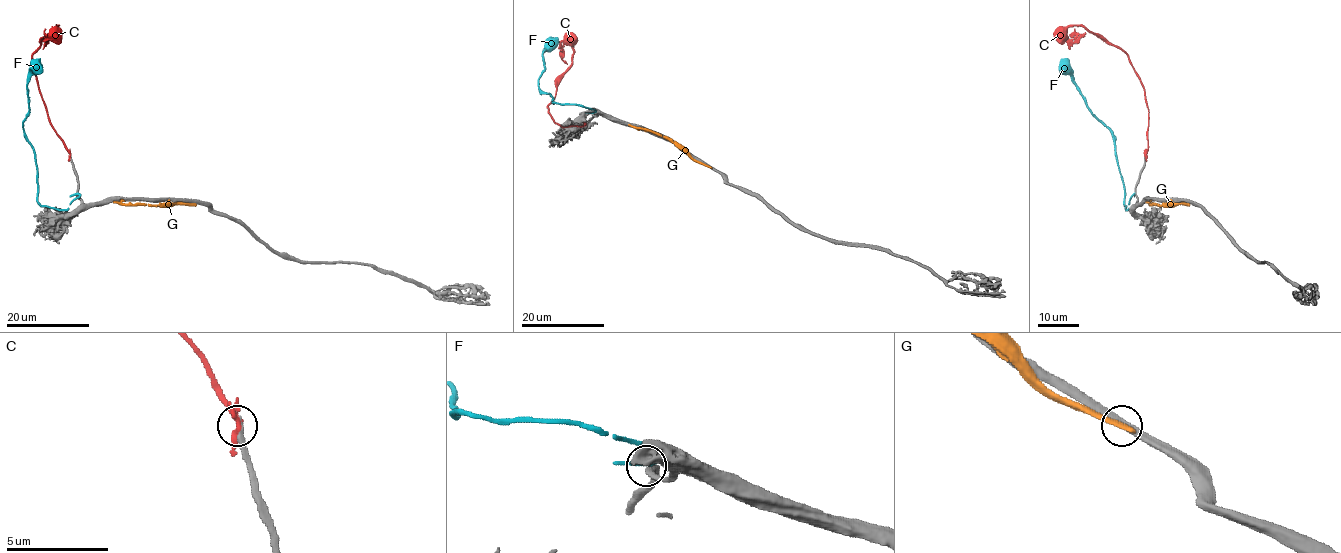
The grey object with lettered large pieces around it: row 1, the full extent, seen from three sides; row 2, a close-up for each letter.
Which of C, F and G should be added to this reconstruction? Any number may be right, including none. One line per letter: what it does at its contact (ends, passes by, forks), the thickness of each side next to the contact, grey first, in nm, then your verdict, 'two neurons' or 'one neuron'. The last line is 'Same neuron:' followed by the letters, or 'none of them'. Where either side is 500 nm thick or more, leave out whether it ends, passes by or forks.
C: it forks; calibres 280 and 240 nm; two neurons
F: it passes by; calibres 260 and 200 nm; two neurons
G: it ends; calibres 480 and 400 nm; two neurons
Same neuron: none of them

